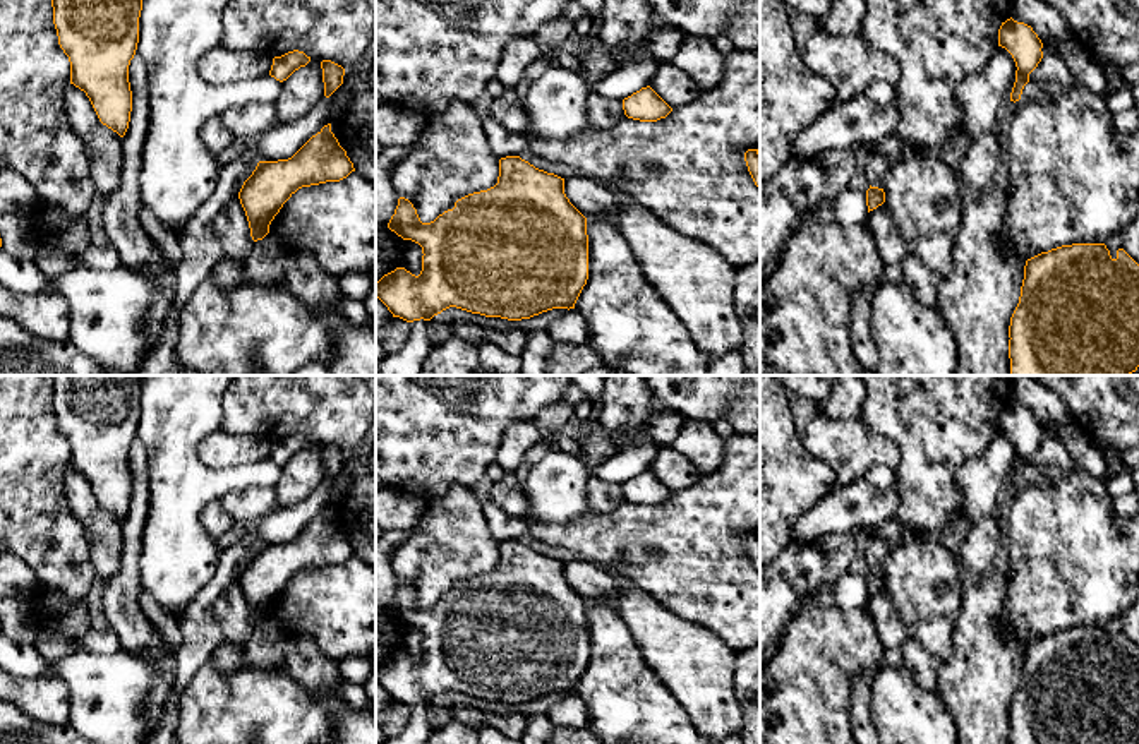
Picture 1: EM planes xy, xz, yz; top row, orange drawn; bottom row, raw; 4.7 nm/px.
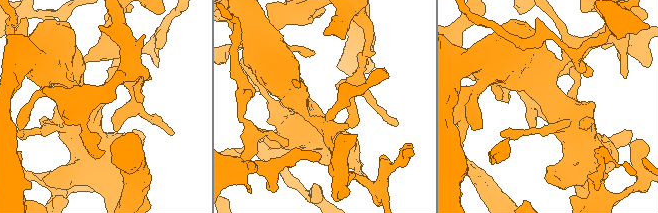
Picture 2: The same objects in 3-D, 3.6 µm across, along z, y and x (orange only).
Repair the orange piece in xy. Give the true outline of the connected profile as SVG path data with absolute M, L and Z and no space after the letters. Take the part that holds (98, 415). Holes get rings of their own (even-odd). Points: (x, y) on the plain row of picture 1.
M50 375L58 429L70 446L70 468L89 482L99 506L125 519L132 495L129 449L139 427L142 375Z

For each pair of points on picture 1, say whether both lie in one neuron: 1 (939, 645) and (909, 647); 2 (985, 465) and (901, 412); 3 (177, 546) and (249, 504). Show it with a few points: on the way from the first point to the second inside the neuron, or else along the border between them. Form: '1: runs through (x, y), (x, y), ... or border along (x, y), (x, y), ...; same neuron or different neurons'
1: border along (911, 636), (942, 660); different neurons
2: border along (999, 431), (959, 468), (958, 487), (963, 496); different neurons
3: border along (261, 487), (239, 487), (216, 501); different neurons

